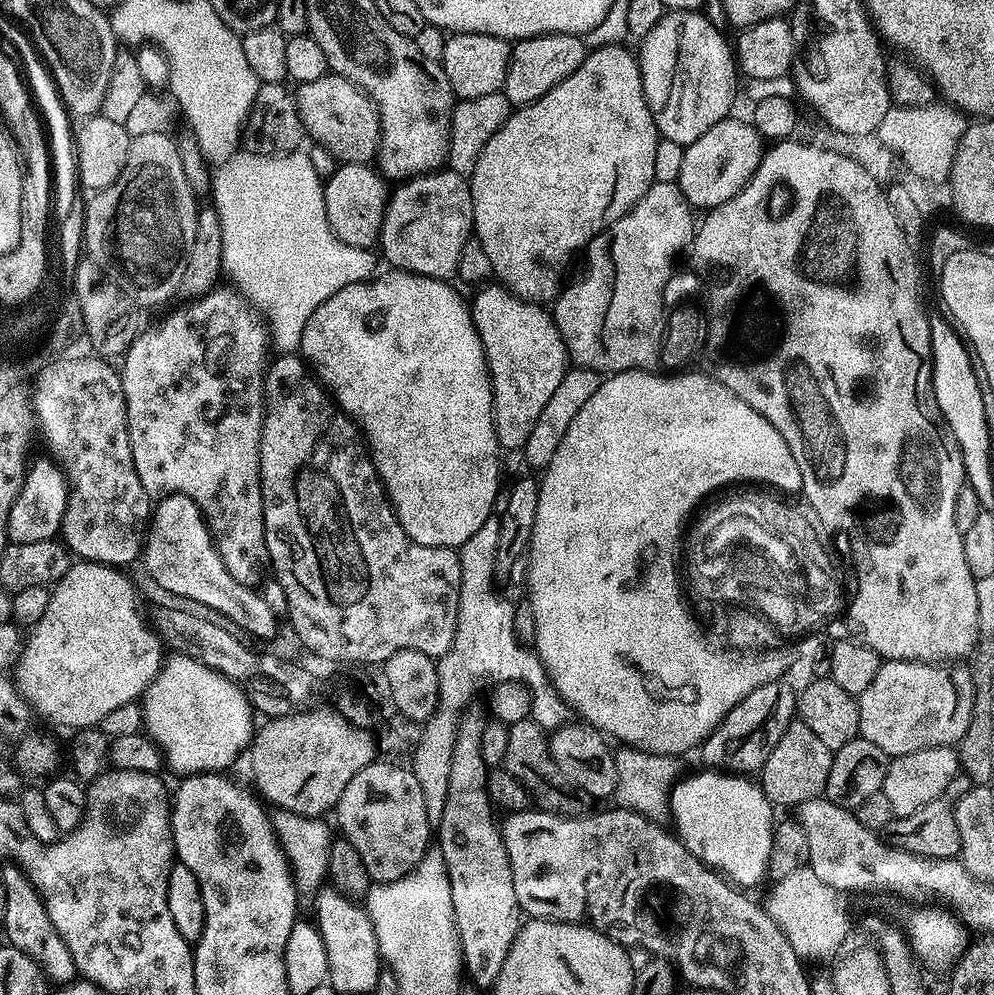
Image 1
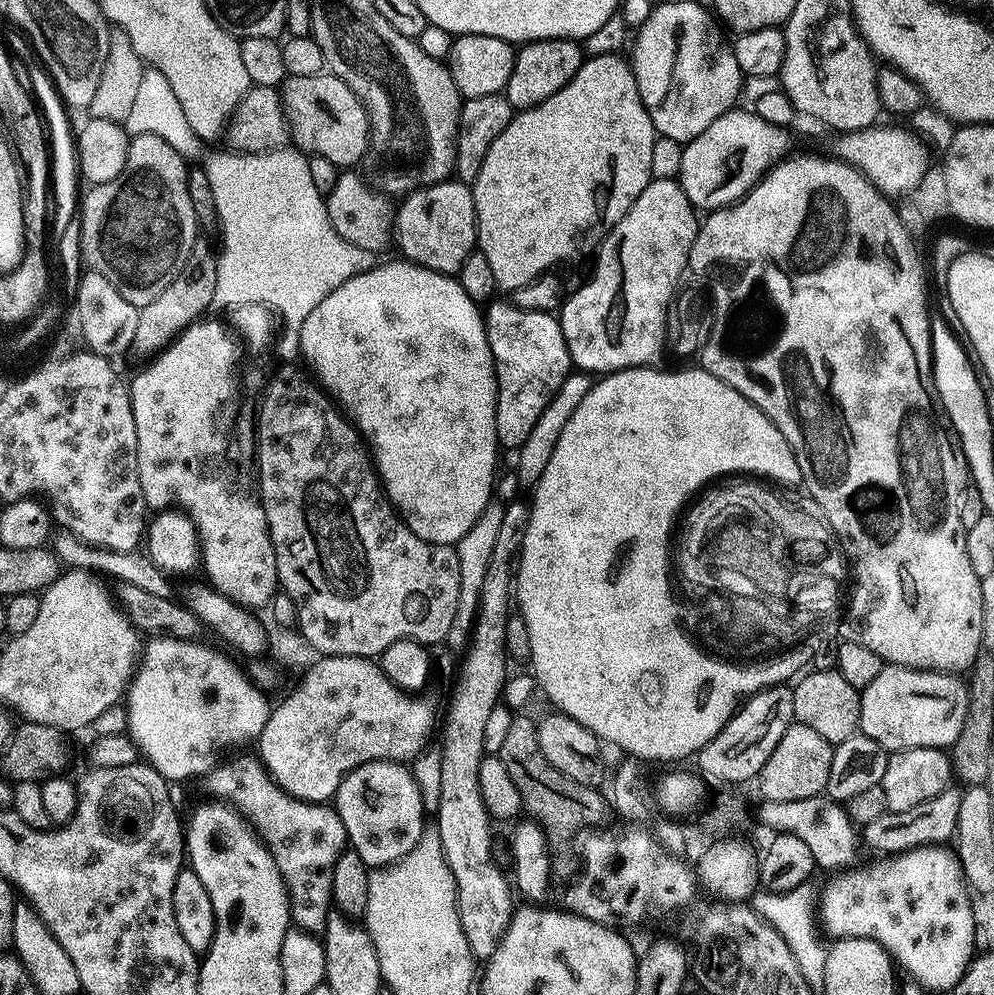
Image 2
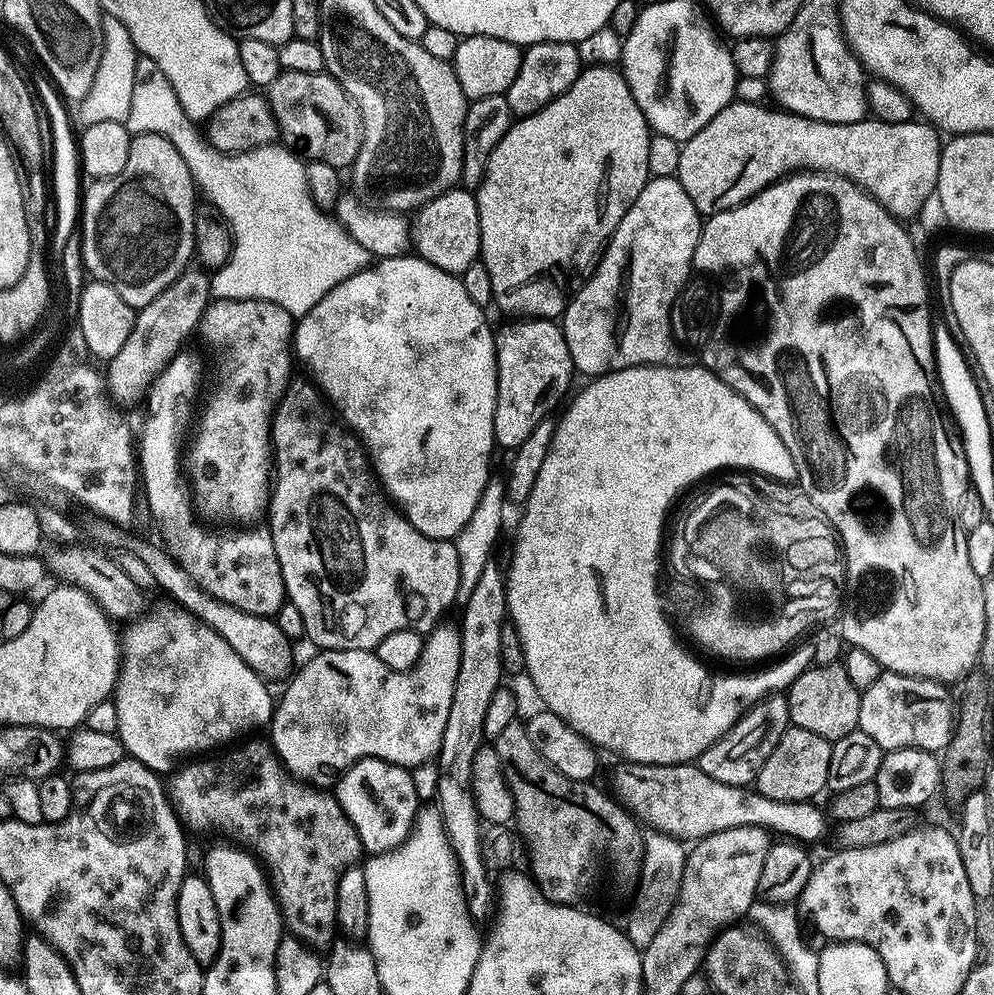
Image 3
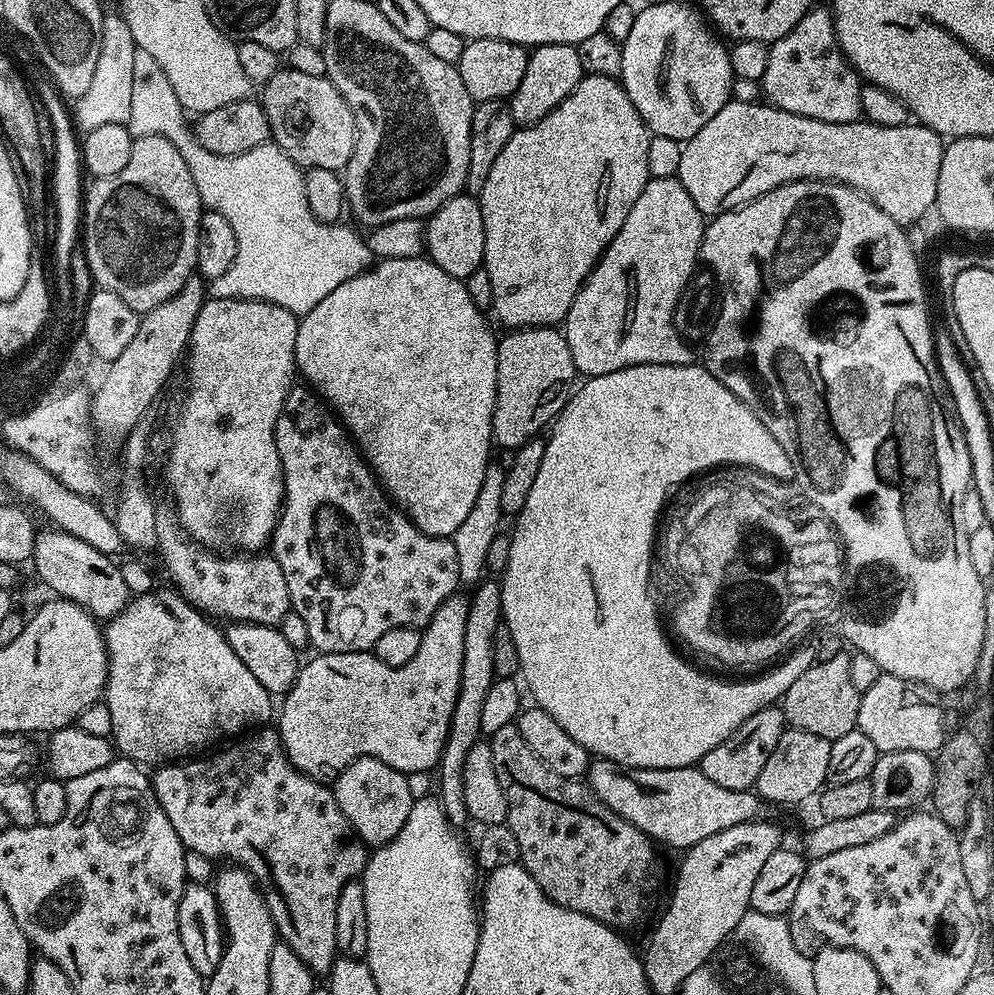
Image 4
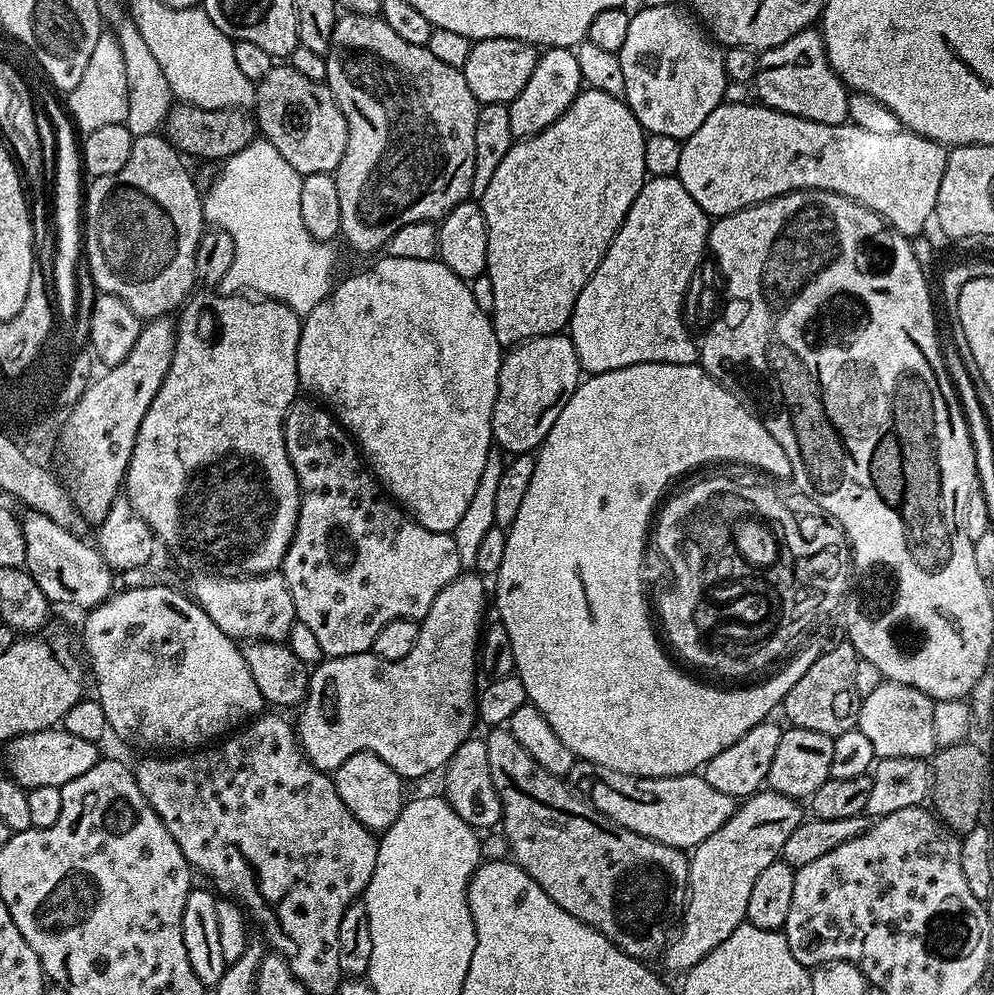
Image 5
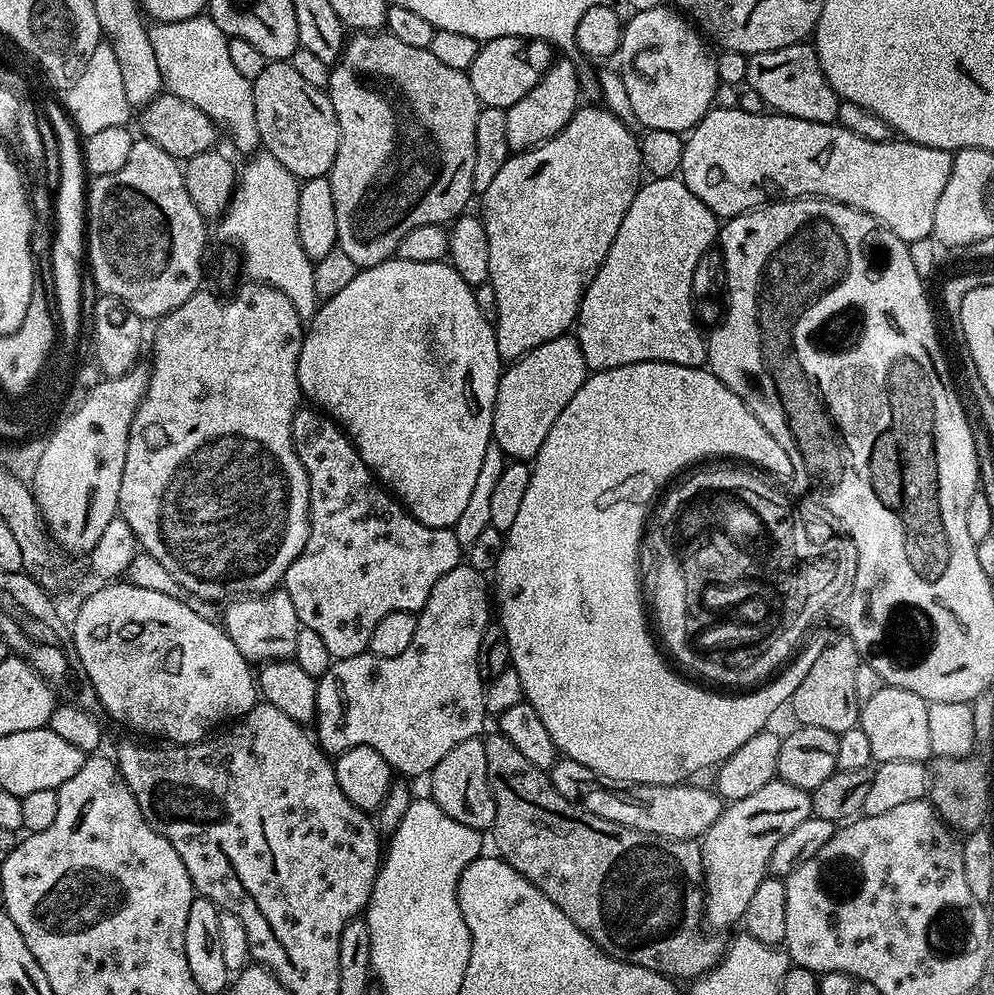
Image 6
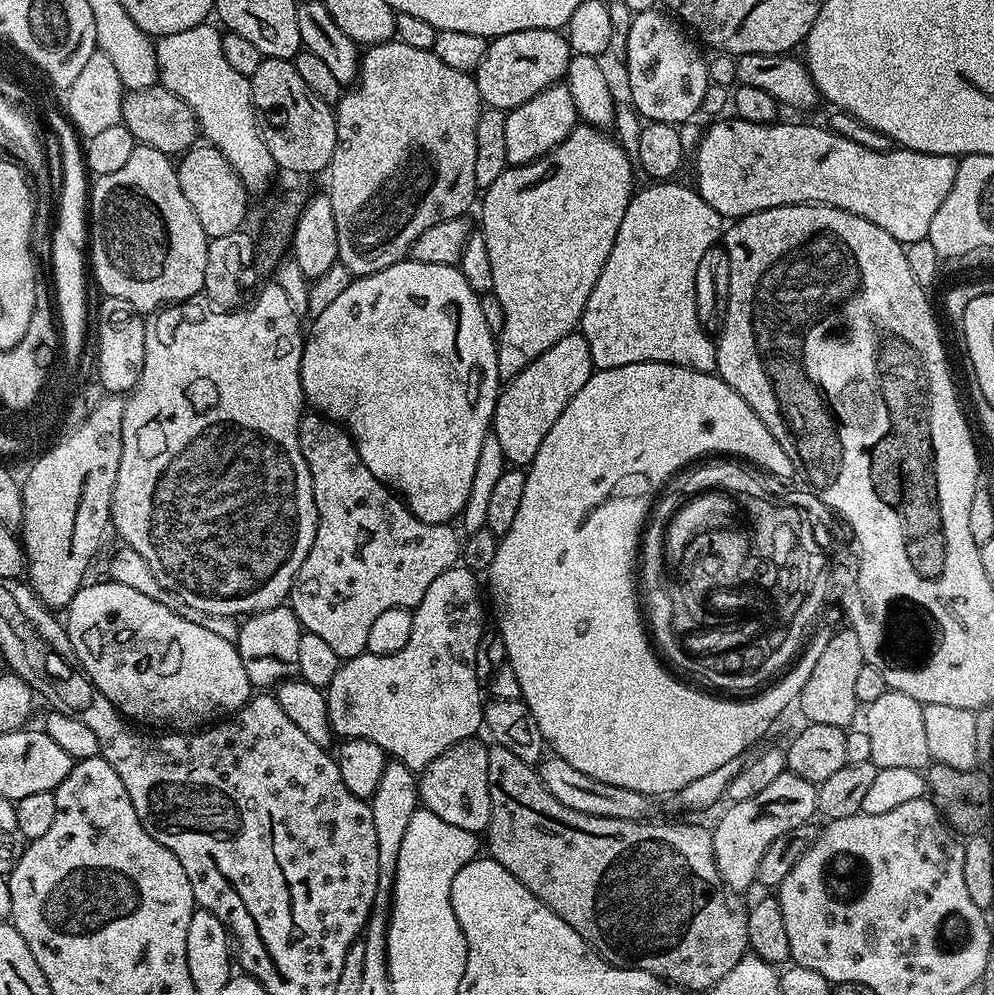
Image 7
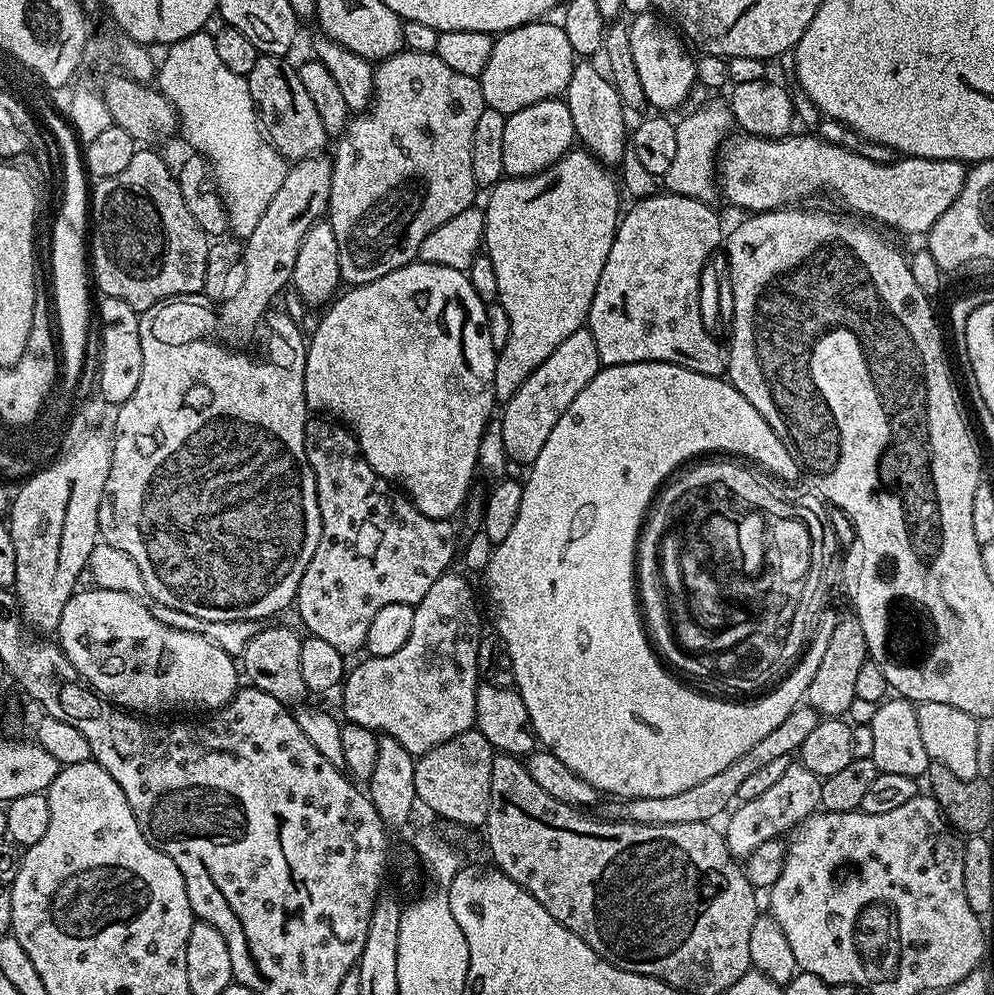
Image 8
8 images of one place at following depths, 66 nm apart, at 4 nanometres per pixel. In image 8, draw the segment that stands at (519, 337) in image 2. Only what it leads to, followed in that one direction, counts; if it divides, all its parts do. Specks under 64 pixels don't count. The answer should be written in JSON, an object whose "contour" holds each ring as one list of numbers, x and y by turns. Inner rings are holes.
{"contour":[[586,326,579,328,574,330,574,334,570,334,570,338,566,338,566,342,562,342,562,346,558,346,558,350,554,350,554,354,550,354,550,358,542,362,542,366,538,366,538,370,534,370,534,374,530,374,530,378,526,378,526,382,522,382,522,386,518,386,518,390,509,400,503,401,504,413,499,413,498,418,502,422,502,439,506,445,506,454,513,465,533,464,538,453,542,451,546,438,550,438,554,422,558,422,558,418,566,414,566,406,570,406,570,402,574,402,574,398,578,398,578,394,586,390,588,383,600,373,601,367,598,346,594,346,594,334,590,334]]}

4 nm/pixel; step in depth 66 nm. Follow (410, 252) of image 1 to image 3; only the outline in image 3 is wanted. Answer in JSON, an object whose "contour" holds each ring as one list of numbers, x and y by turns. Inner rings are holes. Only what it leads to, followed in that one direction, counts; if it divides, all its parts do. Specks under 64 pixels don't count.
{"contour":[[457,186,421,204,410,220,410,244,415,255,426,262,453,274,464,272,480,254,480,219,475,195]]}

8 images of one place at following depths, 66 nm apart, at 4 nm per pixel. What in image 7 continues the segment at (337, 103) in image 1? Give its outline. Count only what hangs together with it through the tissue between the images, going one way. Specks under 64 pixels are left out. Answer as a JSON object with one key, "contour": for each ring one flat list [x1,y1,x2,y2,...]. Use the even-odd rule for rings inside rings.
{"contour":[[261,59,258,70,254,70,250,79,260,137,266,142,277,169,323,173,331,164,336,149,336,113,333,105,319,100,310,86,302,82,302,74,298,74,292,60]]}

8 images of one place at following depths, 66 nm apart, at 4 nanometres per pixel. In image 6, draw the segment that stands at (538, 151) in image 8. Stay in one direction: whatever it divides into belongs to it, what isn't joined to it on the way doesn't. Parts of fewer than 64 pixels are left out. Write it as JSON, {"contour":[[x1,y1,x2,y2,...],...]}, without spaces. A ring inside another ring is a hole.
{"contour":[[557,59,546,70,546,74,542,74,538,86,534,86,534,90,530,90,526,98,518,98,518,102,514,102,514,106,506,110,509,149,513,153,525,152,527,148,534,148,543,140,561,132,581,103,580,94,582,95,582,87,578,68,568,60]]}

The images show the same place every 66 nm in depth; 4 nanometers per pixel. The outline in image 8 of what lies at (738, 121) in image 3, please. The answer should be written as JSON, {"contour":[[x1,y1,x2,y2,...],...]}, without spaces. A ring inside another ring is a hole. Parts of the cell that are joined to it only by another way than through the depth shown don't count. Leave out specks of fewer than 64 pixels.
{"contour":[[732,134,724,141,722,149,718,154,718,192,722,197,725,196,730,203,736,208,745,208,745,213,755,214,757,212,771,212,775,209,791,205,798,202,802,196,808,196,814,192,833,192,842,203,848,208,853,208,856,212,861,212,869,221,878,220,885,224,888,228,897,228,900,232,920,232,926,234,934,226,934,222,938,222,938,218,942,218,942,214,946,214,946,210,950,210,950,206,954,206,954,198,958,198,958,194,962,194,962,186,968,177,968,168,963,160,935,160,934,158,918,158,917,156,905,156,897,158,894,162,883,164,882,162,870,162,870,158,862,158,860,151,851,152,845,148,834,146,830,142,820,139,819,135,812,136,796,136,789,134,780,139,772,139,770,137,758,137,745,134]]}

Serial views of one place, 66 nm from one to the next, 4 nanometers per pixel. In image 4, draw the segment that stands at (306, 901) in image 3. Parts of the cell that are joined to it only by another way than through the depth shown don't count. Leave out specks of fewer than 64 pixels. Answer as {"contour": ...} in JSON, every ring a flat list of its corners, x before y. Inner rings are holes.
{"contour":[[275,731,260,732,257,736,242,741,241,744,232,744,229,748,222,749,221,752,215,752,208,754,213,754,213,756,208,756,205,760,188,758,183,762,168,762,157,767,150,776,154,794,166,814,166,818,170,818,170,826,174,826,174,830,185,849,189,853,197,852,200,856,225,856,228,859,225,861,243,868,245,872,249,872,260,891,263,892,266,906,272,909,272,921,276,924,277,937,283,943,288,944,290,950,294,950,294,954,298,954,298,958,302,958,302,962,306,962,306,966,313,974,326,974,332,969,332,963,338,958,336,939,334,938,334,914,338,914,338,894,342,892,342,886,346,886,351,880,357,879,363,873,364,865,368,863,369,858,366,845,353,832,348,820,342,814,342,810,336,801,335,791,327,783,313,780,305,772,296,769,285,756,284,747]]}

